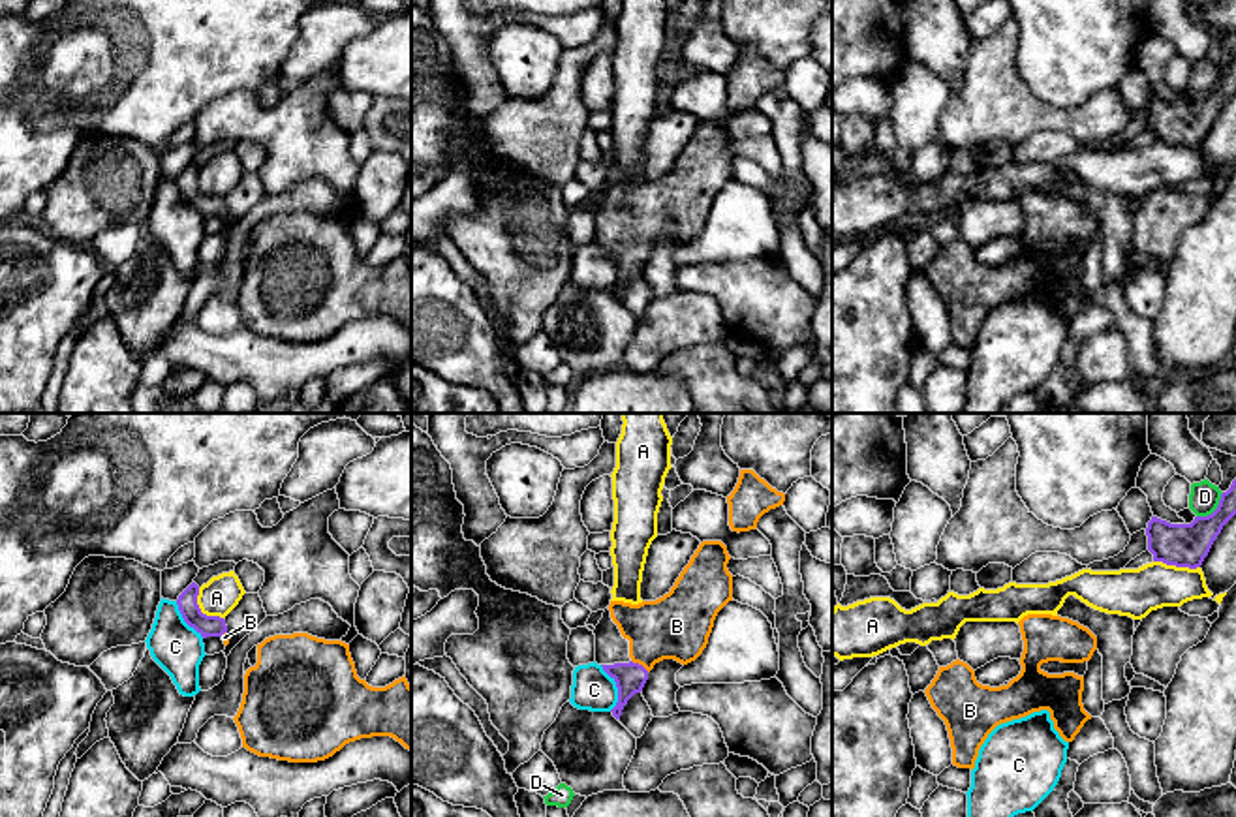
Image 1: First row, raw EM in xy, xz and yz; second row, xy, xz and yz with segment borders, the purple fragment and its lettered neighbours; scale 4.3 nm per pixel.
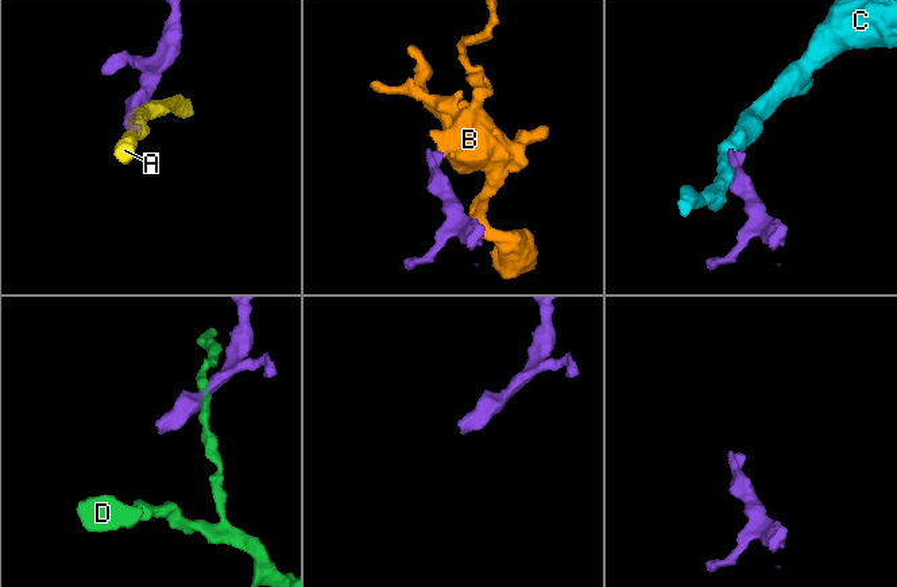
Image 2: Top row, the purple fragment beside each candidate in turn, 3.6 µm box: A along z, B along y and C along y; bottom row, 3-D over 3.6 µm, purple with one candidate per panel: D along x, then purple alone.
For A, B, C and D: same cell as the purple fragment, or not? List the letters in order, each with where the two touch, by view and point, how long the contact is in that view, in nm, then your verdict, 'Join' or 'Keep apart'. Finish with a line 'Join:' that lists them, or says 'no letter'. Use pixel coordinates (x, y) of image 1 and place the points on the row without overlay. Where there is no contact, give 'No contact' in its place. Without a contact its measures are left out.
A: Touches purple at yz (1176, 145). Shared border 200 nm. Keep apart
B: Touches purple at xz (641, 245). Shared border 90 nm. Join
C: Touches purple at xz (617, 265). Shared border 200 nm. Keep apart
D: Touches purple at yz (1216, 89). Shared border 160 nm. Keep apart
Join: B

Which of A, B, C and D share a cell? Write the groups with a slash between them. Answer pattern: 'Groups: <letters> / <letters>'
Groups: A / B / C / D

